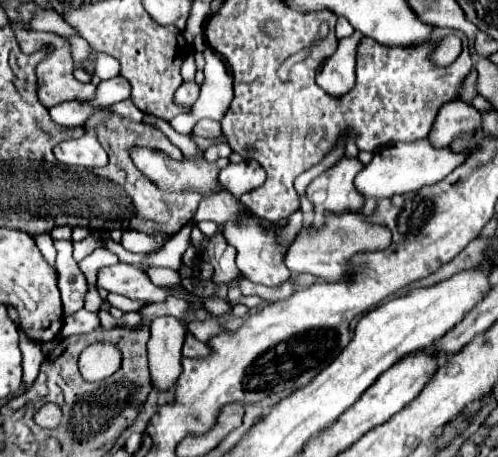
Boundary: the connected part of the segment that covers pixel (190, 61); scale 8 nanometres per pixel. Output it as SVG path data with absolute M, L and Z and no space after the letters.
M188 55L182 63L182 79L184 81L194 81L196 75L196 63L194 63L194 55Z

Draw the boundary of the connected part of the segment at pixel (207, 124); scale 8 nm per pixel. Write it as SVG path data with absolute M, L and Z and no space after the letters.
M203 119L196 123L192 130L192 134L204 138L217 138L222 135L221 124L220 122L210 119Z

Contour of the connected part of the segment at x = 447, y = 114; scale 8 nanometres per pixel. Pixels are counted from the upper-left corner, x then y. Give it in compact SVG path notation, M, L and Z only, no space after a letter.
M456 99L446 103L442 111L438 111L438 123L434 123L434 135L428 139L436 147L448 147L460 135L474 135L482 127L482 113L470 103Z

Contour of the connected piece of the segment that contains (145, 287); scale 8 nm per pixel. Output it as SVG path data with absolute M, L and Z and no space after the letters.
M128 263L102 267L102 271L98 271L98 285L110 293L118 293L118 295L138 299L138 301L148 301L148 303L164 301L174 289L184 291L182 287L158 287L146 277L142 269Z

